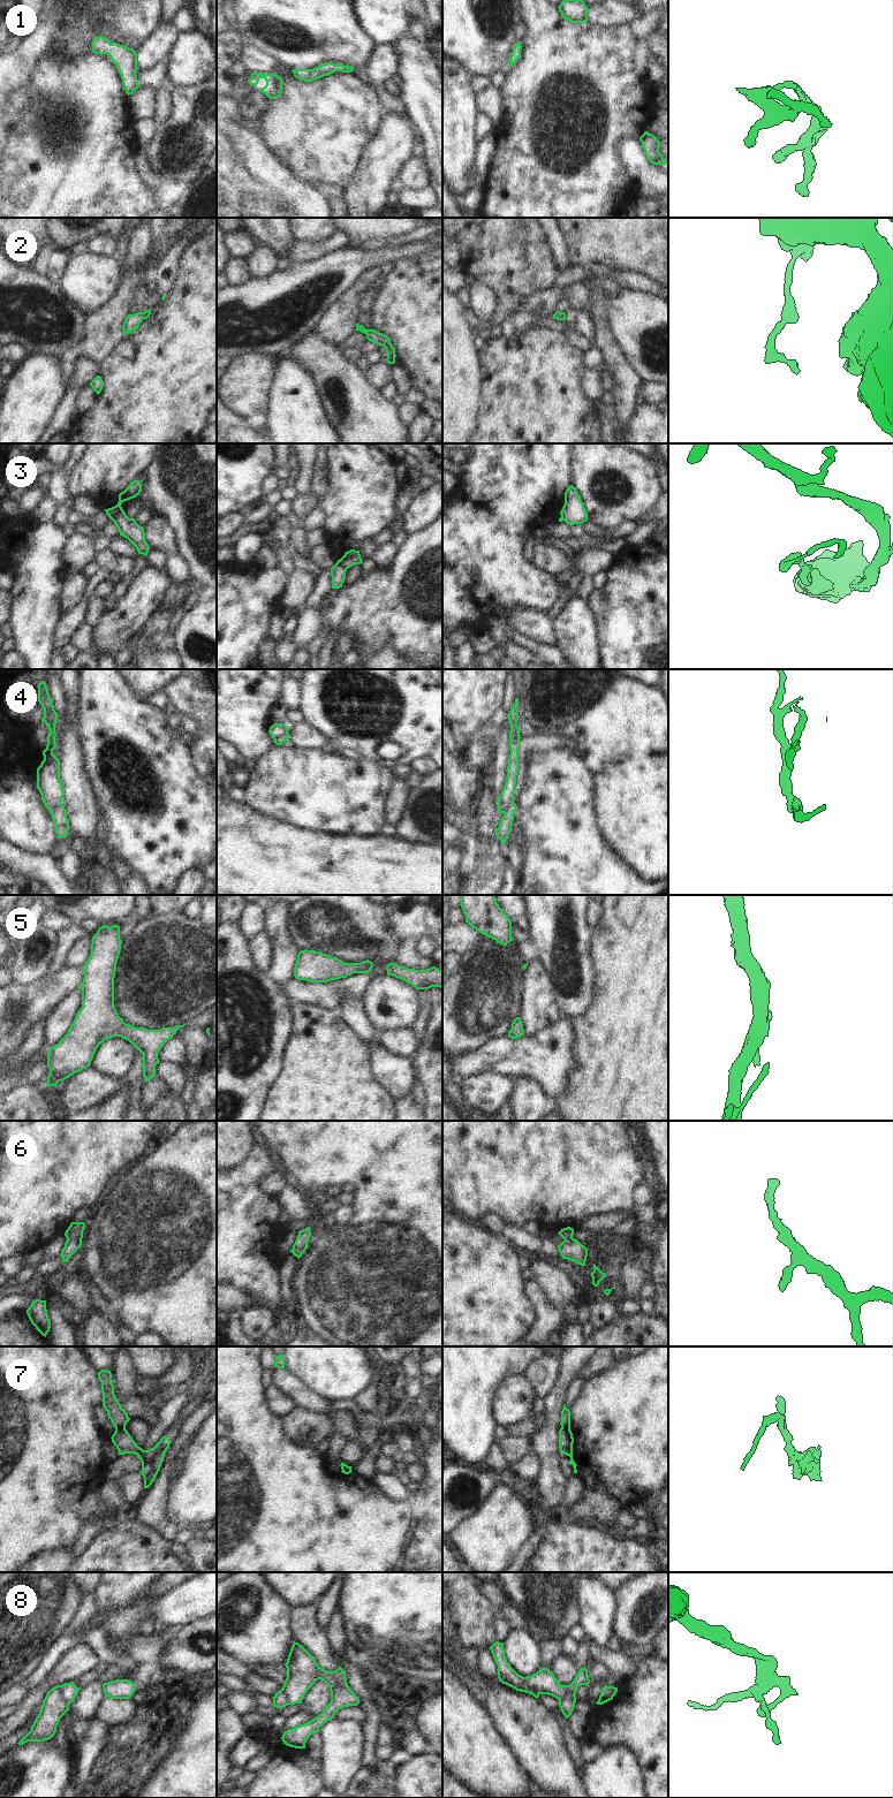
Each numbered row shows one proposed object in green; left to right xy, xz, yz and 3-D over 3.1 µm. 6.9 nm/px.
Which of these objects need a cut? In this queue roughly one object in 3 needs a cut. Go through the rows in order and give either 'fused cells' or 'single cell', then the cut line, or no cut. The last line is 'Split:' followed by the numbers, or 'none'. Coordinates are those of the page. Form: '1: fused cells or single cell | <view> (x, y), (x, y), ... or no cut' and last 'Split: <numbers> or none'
1: single cell | no cut
2: single cell | no cut
3: fused cells | xy (122, 509), (112, 520)
4: fused cells | xz (287, 731), (274, 740)
5: single cell | no cut
6: single cell | no cut
7: fused cells | xy (115, 1427), (125, 1428)
8: fused cells | xy (60, 1685), (60, 1696), (68, 1704)
Split: 3, 4, 7, 8

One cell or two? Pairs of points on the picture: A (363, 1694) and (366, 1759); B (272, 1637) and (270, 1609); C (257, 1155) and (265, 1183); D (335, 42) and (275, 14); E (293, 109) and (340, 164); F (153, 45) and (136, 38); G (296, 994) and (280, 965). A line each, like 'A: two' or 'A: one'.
A: one
B: one
C: two
D: one
E: one
F: two
G: two

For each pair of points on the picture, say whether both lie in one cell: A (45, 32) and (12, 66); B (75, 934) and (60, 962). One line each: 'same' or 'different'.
A: same
B: same

